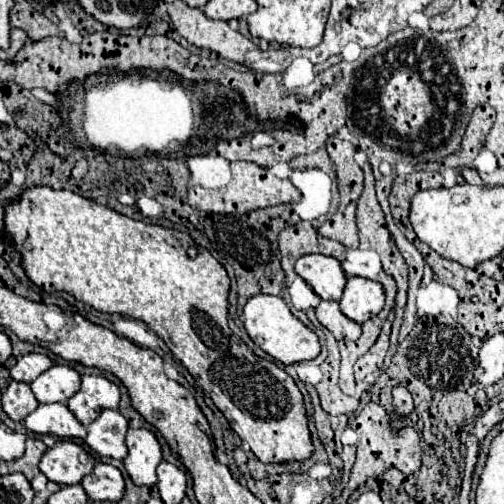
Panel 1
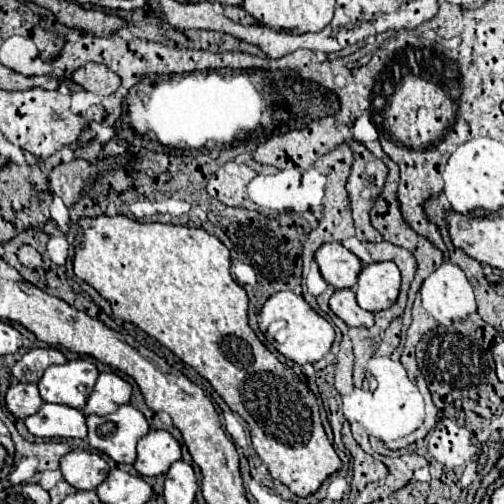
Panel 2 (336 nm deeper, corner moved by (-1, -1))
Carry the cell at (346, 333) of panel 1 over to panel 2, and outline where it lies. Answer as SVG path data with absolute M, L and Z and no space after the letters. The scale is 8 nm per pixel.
M352 288L336 290L334 296L330 298L330 310L338 318L342 318L348 326L366 326L366 328L374 326L374 314L358 306Z

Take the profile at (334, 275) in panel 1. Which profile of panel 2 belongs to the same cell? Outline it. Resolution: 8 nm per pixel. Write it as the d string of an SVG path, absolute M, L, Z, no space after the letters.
M338 242L322 244L316 252L316 262L324 280L334 288L352 288L362 270L360 258Z

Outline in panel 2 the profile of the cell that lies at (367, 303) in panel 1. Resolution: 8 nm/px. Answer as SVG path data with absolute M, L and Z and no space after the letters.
M376 262L362 268L356 282L358 306L370 312L390 308L400 292L400 270L394 262Z

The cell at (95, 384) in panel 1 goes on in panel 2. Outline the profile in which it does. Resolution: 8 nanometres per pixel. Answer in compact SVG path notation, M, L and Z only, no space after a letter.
M100 374L84 406L84 414L86 416L88 414L98 414L98 416L112 414L114 410L118 410L118 406L130 402L130 394L132 394L130 382L126 382L118 374Z

